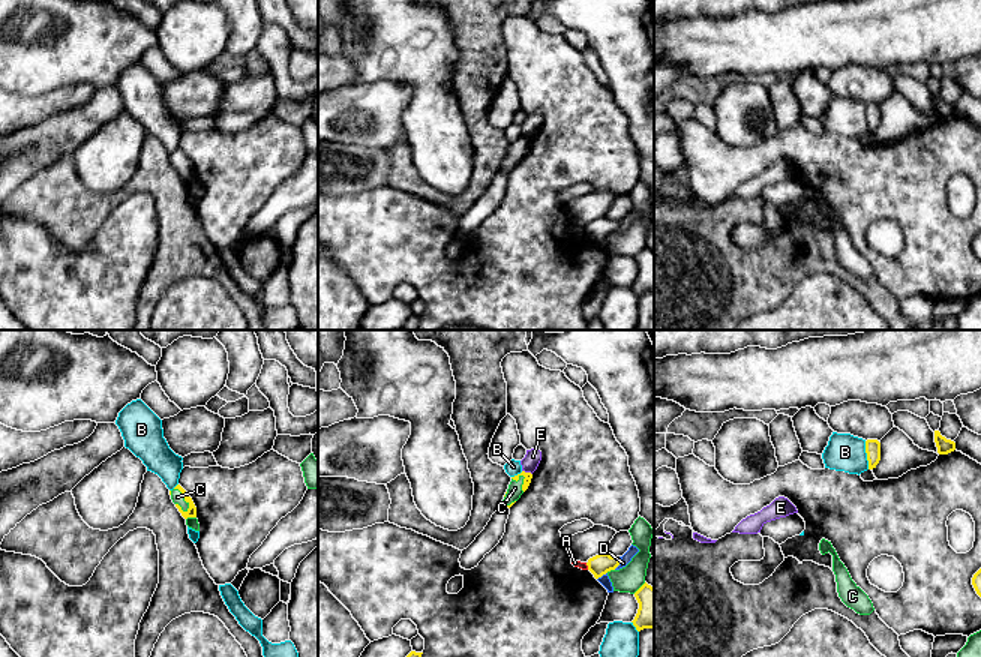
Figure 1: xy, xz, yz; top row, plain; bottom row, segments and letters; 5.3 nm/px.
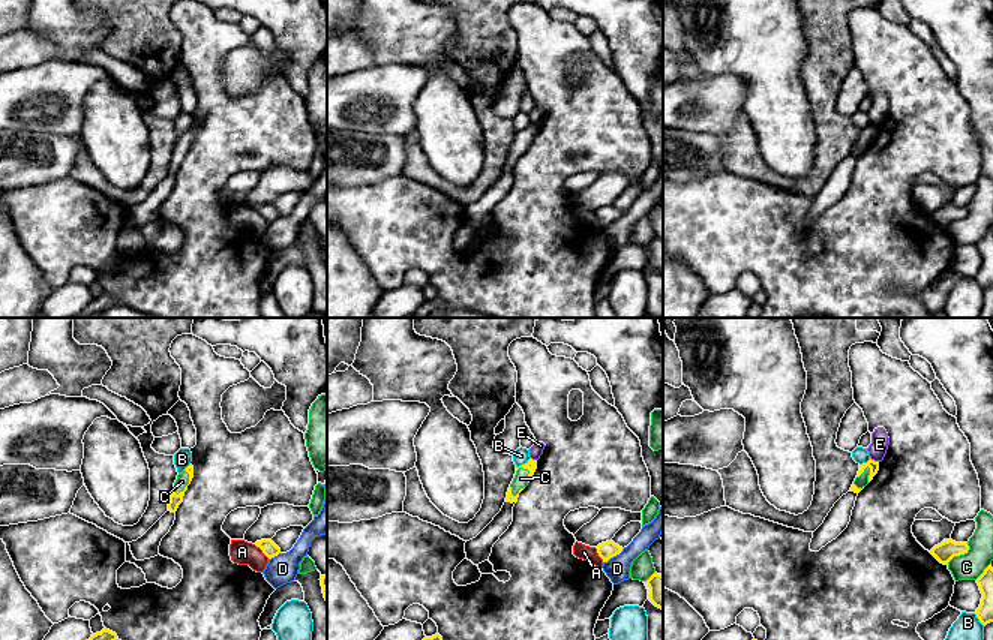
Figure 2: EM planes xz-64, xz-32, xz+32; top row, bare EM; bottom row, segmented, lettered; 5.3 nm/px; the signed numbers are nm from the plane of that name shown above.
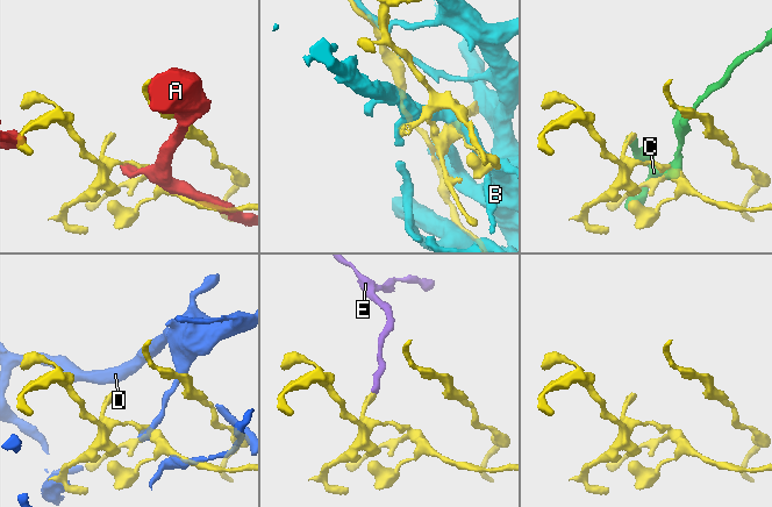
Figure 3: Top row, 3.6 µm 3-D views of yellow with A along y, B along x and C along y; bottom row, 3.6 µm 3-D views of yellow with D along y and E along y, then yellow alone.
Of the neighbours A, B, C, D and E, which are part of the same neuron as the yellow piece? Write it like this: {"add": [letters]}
{"add": []}

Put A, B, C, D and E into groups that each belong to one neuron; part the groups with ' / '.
A / B / C / D / E

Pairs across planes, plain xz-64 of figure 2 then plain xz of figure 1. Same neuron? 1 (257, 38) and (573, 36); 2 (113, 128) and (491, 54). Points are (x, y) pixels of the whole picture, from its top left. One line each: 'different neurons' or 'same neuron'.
1: different neurons
2: different neurons

